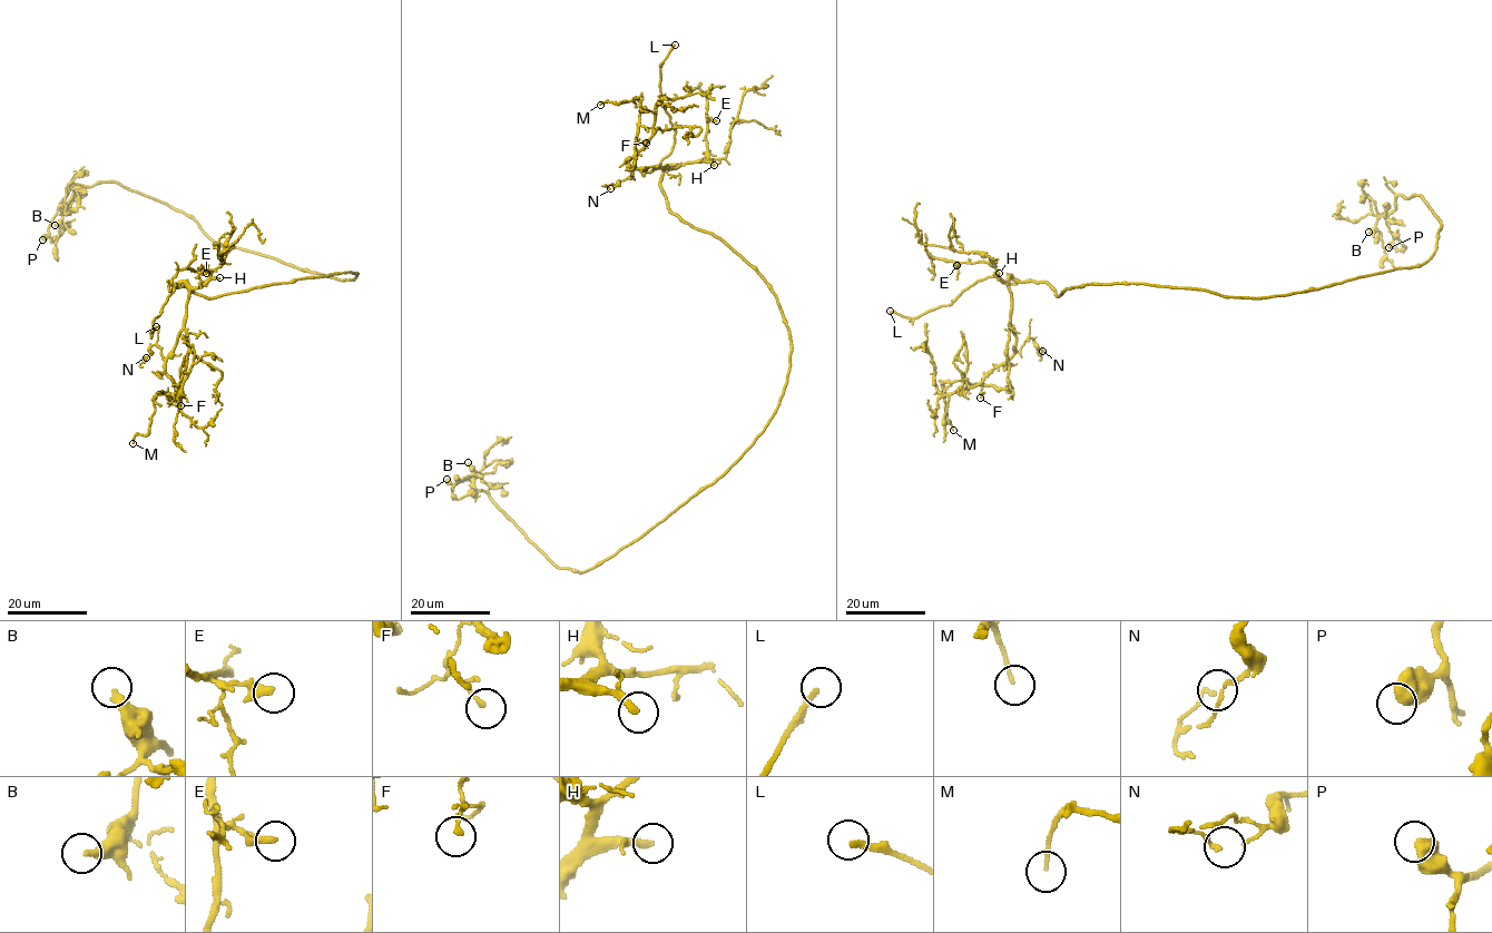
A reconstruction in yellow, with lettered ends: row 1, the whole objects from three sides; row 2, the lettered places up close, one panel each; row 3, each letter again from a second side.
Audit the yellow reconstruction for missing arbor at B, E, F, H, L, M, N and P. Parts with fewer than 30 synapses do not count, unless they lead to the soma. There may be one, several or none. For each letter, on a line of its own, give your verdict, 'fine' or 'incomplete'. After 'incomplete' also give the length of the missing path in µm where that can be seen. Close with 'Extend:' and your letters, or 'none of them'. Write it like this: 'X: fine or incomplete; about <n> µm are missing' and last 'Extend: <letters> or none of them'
B: fine
E: fine
F: fine
H: incomplete; about 60 µm are missing
L: incomplete; about 30 µm are missing
M: fine
N: fine
P: fine
Extend: H, L

